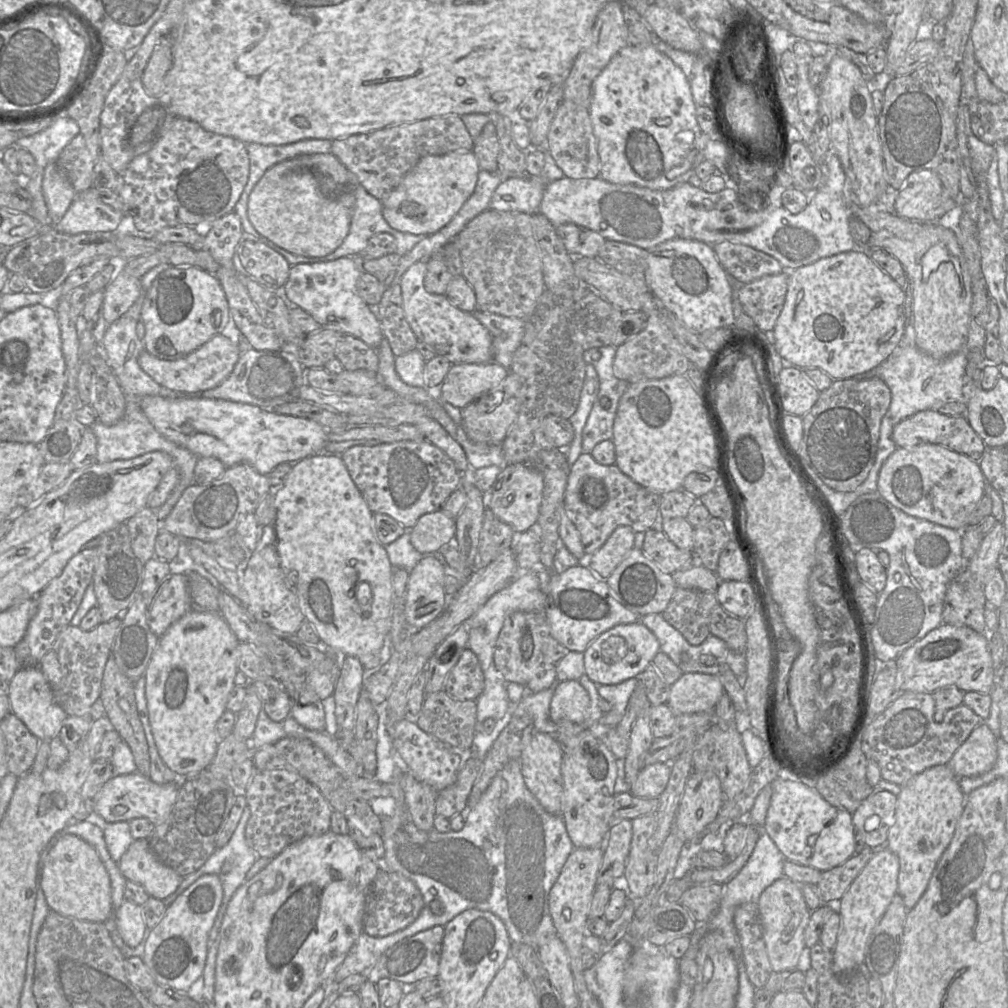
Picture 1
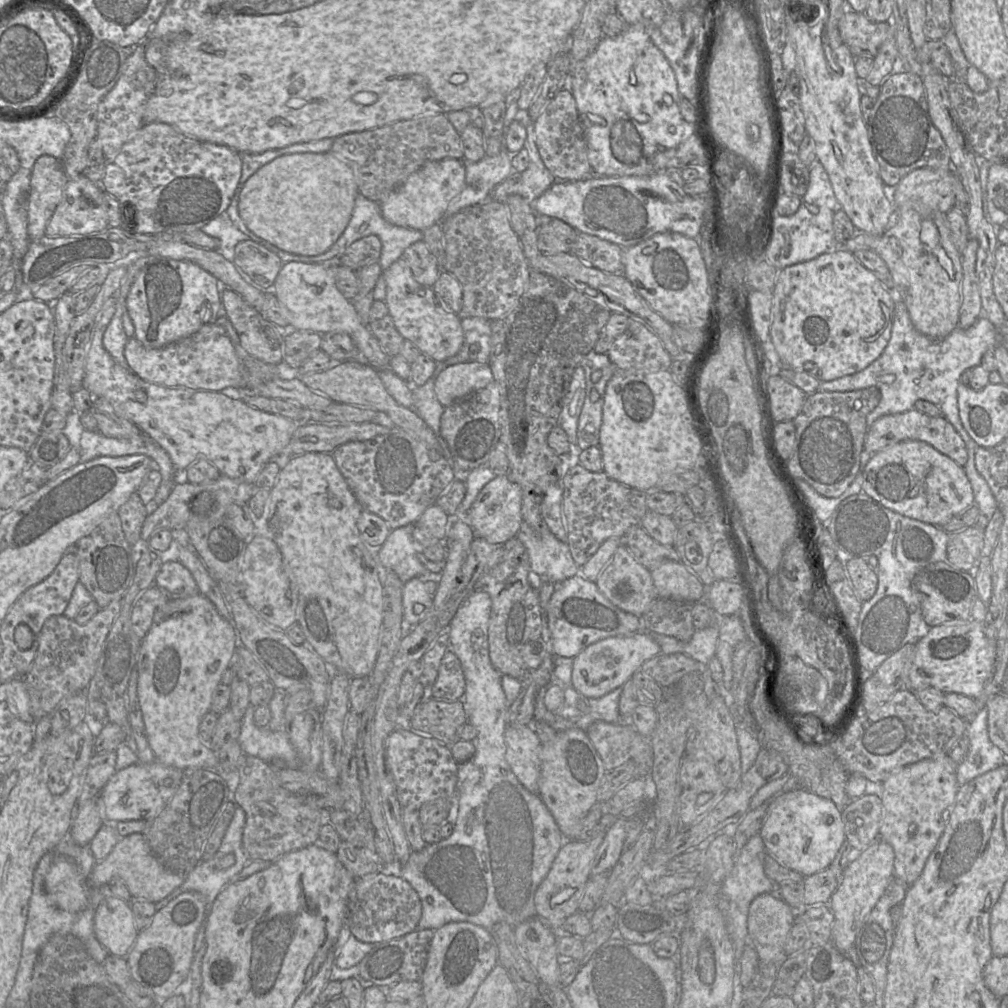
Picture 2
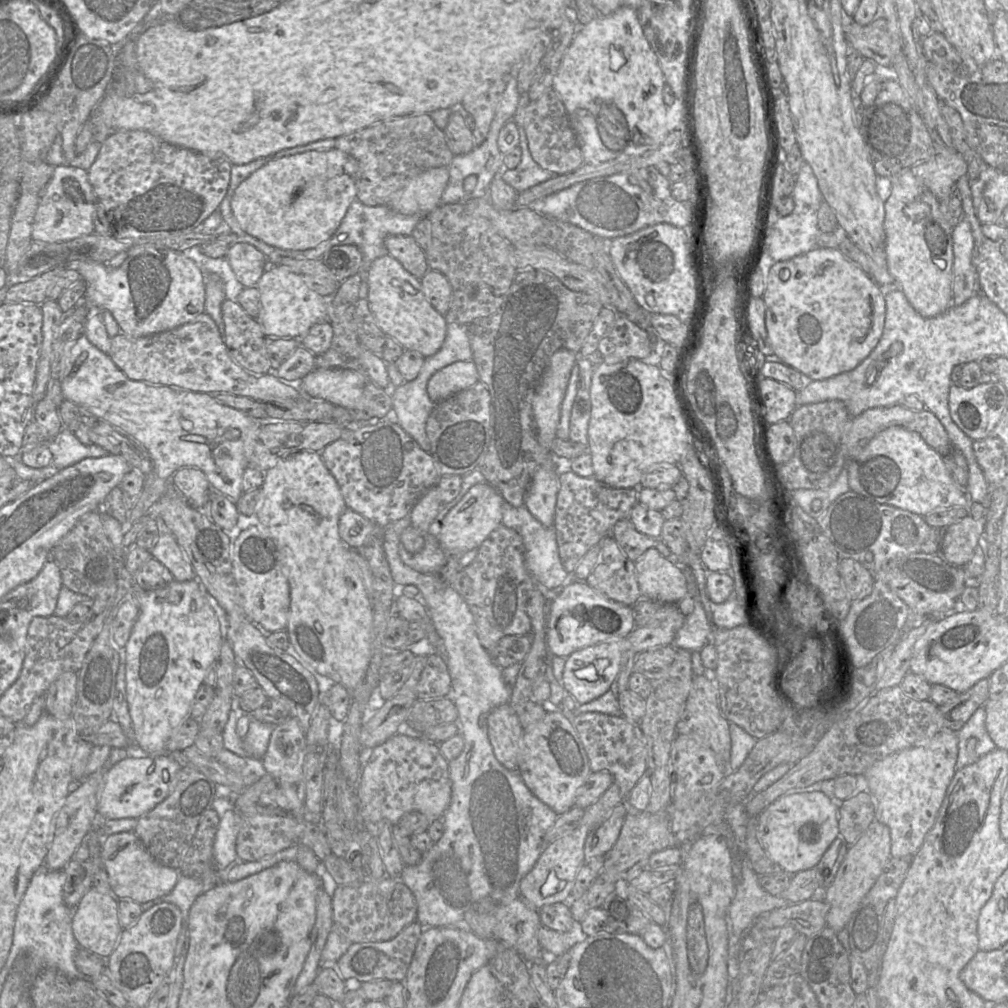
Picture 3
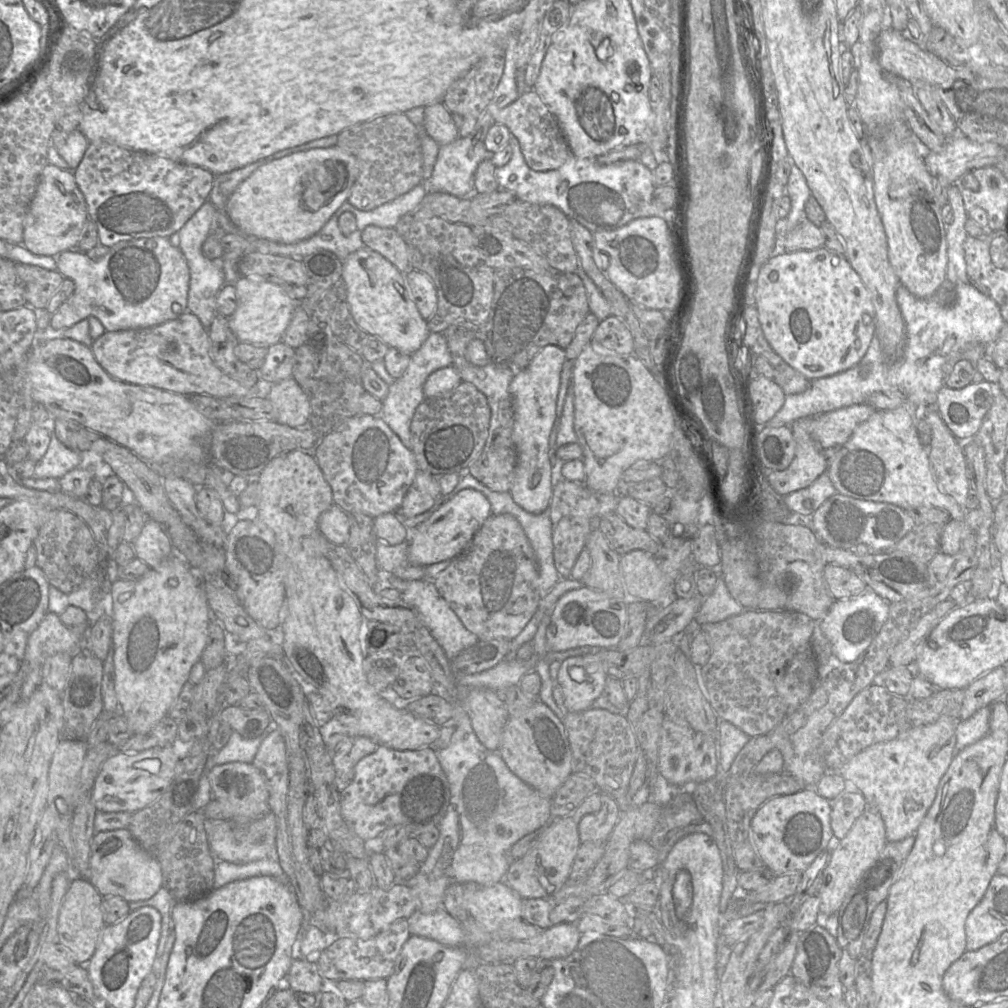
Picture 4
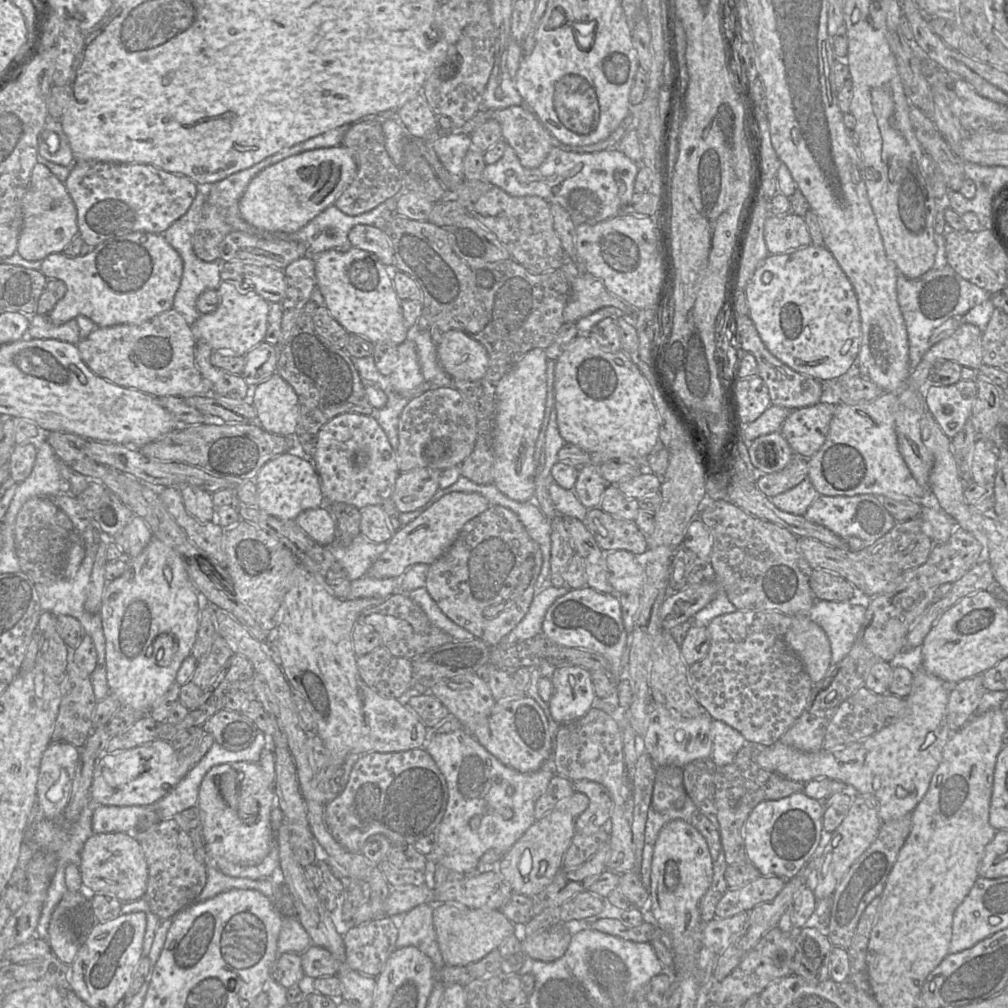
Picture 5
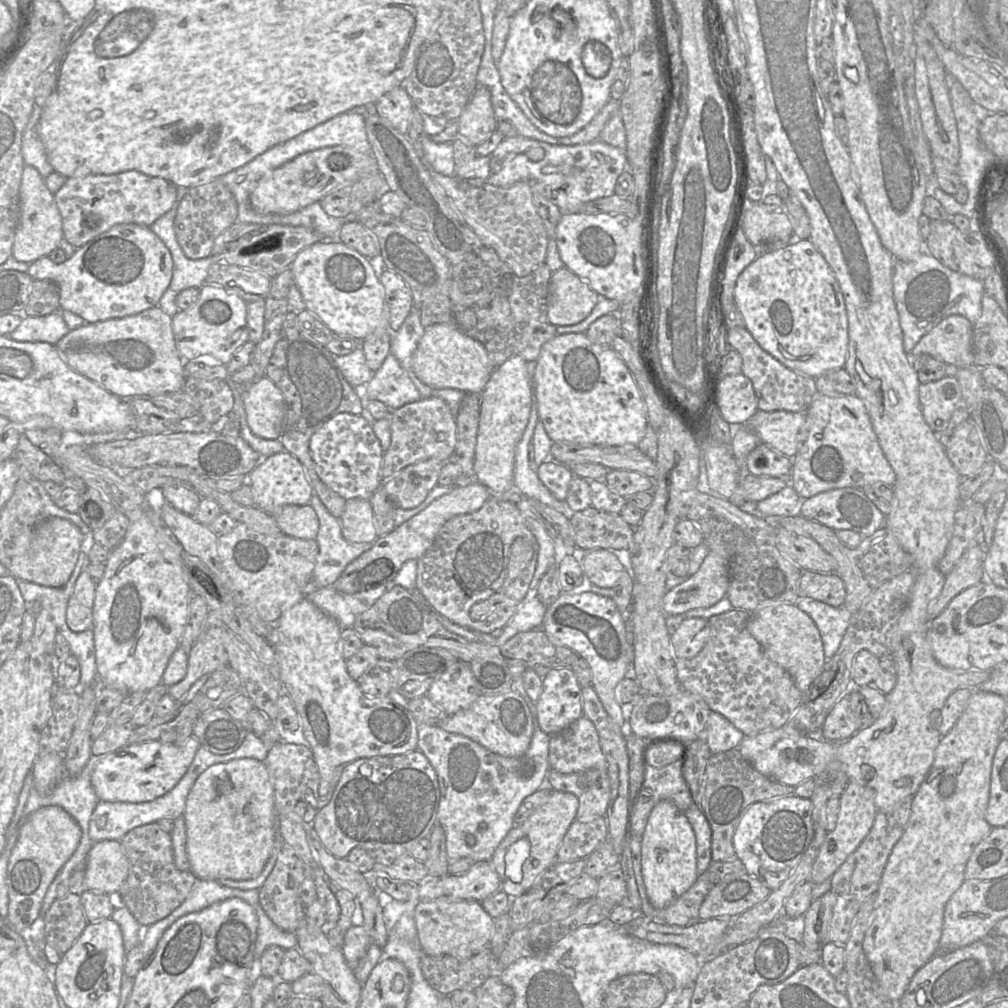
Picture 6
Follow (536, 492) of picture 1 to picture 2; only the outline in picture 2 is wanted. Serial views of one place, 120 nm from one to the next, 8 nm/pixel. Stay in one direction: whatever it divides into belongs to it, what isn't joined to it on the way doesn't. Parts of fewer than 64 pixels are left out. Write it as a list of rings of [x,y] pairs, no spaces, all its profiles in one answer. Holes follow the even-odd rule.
[[[496,476],[479,492],[471,505],[466,521],[472,528],[475,538],[483,538],[491,544],[504,544],[515,537],[523,522],[521,514],[522,489],[505,476]]]

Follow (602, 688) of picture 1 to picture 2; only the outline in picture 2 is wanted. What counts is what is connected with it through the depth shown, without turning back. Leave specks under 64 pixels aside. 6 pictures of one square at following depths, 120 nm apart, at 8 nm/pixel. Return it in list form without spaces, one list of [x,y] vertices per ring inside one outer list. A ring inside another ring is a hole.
[[[616,688],[613,691],[597,699],[587,699],[586,713],[578,718],[568,718],[574,722],[576,728],[586,730],[592,723],[603,721],[608,723],[617,723],[622,721],[619,711],[619,699],[622,688]]]

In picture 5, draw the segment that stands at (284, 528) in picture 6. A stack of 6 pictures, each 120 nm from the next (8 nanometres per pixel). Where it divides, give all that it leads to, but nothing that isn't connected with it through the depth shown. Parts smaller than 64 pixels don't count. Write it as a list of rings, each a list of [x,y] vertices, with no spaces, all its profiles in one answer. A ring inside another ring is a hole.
[[[326,504],[301,512],[294,521],[320,545],[330,546],[336,541],[337,524]]]

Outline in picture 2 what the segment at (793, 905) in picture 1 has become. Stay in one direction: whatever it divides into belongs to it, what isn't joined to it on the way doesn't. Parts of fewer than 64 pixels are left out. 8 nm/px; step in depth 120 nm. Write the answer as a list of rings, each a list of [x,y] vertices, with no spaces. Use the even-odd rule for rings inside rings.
[[[764,893],[753,899],[748,913],[749,943],[756,949],[760,962],[782,964],[788,955],[784,951],[789,932],[794,925],[795,910],[779,895]]]

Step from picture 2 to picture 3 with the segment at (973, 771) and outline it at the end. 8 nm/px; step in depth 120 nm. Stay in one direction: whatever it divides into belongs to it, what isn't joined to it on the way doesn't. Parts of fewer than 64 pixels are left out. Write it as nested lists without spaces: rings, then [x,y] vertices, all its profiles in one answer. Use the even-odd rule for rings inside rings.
[[[984,706],[978,708],[956,734],[958,736],[956,771],[977,762],[997,748],[986,729]]]

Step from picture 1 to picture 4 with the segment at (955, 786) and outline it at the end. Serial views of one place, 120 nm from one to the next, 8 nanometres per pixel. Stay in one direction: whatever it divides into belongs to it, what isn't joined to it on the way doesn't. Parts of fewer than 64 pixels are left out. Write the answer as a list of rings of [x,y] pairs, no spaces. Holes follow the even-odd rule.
[[[942,716],[932,724],[912,727],[893,740],[867,747],[837,772],[861,790],[868,808],[880,814],[888,842],[916,835],[956,754],[957,723],[950,716]]]

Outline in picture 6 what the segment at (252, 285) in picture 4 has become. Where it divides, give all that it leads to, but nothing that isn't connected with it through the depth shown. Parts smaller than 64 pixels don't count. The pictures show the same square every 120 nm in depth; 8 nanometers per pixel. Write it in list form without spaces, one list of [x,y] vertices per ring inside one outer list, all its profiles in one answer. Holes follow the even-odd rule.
[[[204,284],[199,290],[198,299],[194,304],[185,310],[179,310],[171,317],[177,350],[183,360],[211,355],[225,365],[232,354],[248,342],[247,302],[218,285]]]

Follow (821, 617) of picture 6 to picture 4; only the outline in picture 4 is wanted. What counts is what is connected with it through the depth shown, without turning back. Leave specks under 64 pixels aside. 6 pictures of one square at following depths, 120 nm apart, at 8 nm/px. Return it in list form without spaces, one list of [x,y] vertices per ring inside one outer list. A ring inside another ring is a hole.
[[[868,586],[858,596],[835,600],[825,618],[816,622],[838,660],[851,663],[869,647],[888,618],[890,603]]]

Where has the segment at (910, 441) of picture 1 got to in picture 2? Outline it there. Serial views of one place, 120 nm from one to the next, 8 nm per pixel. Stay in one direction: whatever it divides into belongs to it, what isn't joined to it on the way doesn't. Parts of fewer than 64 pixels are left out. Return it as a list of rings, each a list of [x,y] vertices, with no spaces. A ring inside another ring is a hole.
[[[912,409],[903,413],[882,416],[871,424],[866,434],[864,451],[862,452],[862,471],[870,458],[870,454],[905,440],[926,442],[962,467],[968,459],[965,442],[948,420],[943,416],[931,417]]]

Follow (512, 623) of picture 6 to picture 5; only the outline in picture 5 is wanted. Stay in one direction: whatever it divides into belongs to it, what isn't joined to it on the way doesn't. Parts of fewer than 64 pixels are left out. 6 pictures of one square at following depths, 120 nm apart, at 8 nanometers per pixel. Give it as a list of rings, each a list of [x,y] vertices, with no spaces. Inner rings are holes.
[[[549,586],[539,594],[535,594],[528,612],[523,619],[506,635],[499,645],[510,647],[513,644],[529,639],[542,632],[542,624],[548,608],[554,601],[570,590],[567,586]]]

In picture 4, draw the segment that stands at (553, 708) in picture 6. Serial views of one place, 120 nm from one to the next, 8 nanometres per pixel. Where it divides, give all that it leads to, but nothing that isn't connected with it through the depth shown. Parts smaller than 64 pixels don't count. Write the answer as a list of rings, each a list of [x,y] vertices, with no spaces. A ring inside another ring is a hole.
[[[594,651],[563,660],[557,676],[564,695],[563,708],[573,713],[589,709],[603,694],[607,678],[600,657]]]

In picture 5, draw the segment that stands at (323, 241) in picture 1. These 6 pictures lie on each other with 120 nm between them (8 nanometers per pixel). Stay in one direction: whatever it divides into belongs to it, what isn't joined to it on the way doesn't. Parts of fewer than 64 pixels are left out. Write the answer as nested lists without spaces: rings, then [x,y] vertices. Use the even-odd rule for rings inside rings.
[[[342,145],[311,149],[290,156],[252,178],[238,203],[240,216],[259,230],[294,233],[332,206],[356,173],[356,158]]]

